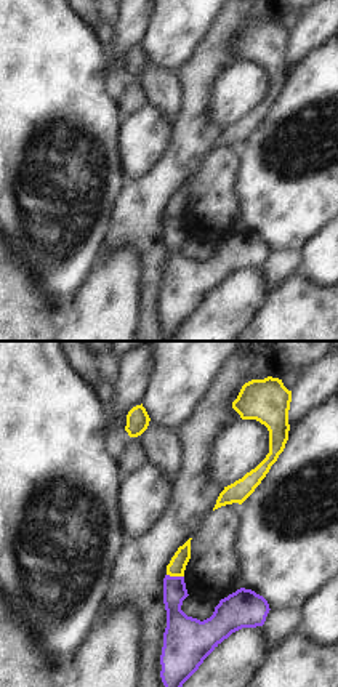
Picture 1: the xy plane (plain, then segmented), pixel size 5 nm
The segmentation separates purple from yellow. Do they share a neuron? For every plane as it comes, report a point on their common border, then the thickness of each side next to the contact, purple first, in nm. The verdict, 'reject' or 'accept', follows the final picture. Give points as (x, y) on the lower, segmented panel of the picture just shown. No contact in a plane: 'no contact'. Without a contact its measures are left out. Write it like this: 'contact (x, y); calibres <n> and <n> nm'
contact (175, 577); calibres 140 and 90 nm

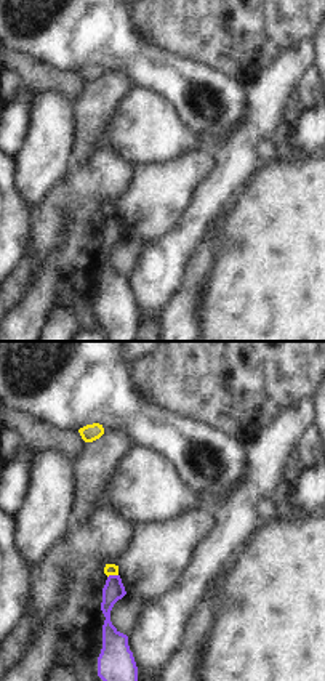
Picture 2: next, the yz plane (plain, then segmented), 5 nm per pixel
contact (112, 576); calibres 110 and 60 nm

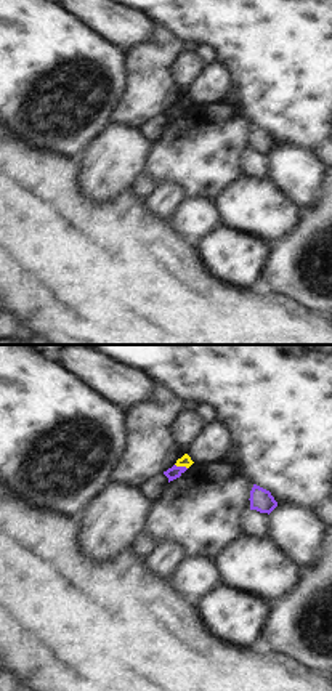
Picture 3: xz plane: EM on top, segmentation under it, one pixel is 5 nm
contact (182, 467); calibres 70 and 60 nm

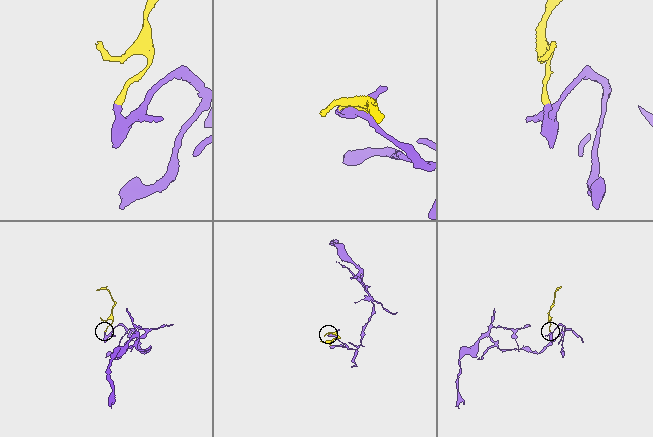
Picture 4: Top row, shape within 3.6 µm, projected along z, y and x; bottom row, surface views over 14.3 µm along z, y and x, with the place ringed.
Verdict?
reject

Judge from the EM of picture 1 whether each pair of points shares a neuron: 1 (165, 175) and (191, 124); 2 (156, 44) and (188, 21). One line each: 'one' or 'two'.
1: one
2: one

